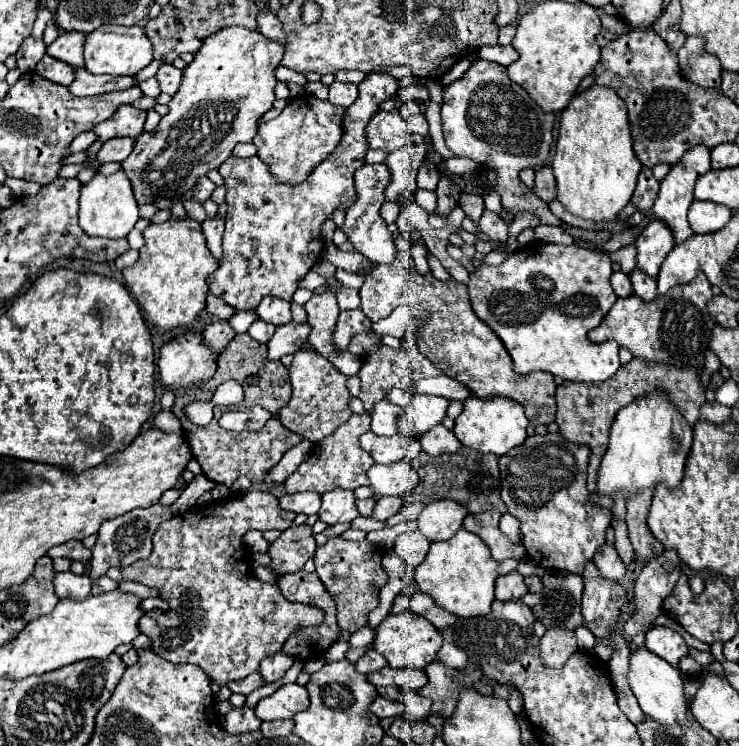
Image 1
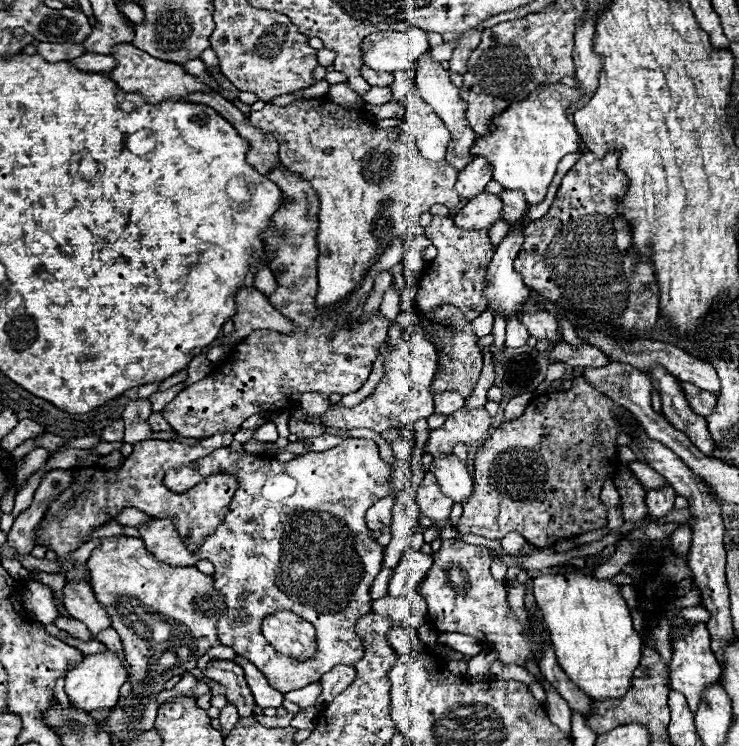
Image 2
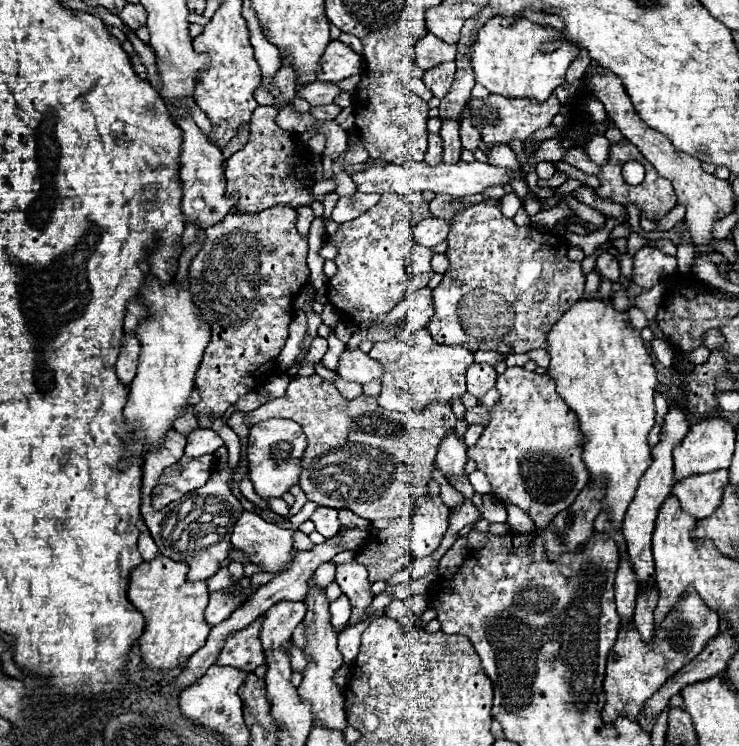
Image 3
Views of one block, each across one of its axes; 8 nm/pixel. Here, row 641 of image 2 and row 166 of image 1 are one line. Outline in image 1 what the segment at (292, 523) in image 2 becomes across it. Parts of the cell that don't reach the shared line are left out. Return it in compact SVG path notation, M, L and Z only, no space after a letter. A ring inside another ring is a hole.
M368 74L358 84L358 90L358 100L346 110L346 128L338 148L334 148L302 184L276 184L258 156L230 156L230 160L218 168L228 190L228 214L222 238L224 254L218 270L208 276L208 288L236 310L254 310L264 296L292 300L298 280L324 254L320 226L332 218L336 208L350 208L350 204L354 204L356 190L352 174L364 166L368 152L364 128L380 110L380 104L396 96L398 86L390 74Z

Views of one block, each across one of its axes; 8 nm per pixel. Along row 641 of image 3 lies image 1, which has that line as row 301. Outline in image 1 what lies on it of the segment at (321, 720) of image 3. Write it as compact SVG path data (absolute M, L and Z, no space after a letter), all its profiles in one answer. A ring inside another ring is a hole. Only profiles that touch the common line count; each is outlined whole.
M326 290L324 294L314 294L306 304L304 310L308 314L308 324L312 328L308 342L316 348L316 352L320 352L322 356L330 358L334 352L334 346L330 342L330 334L334 330L336 324L336 316L340 312L336 296Z

